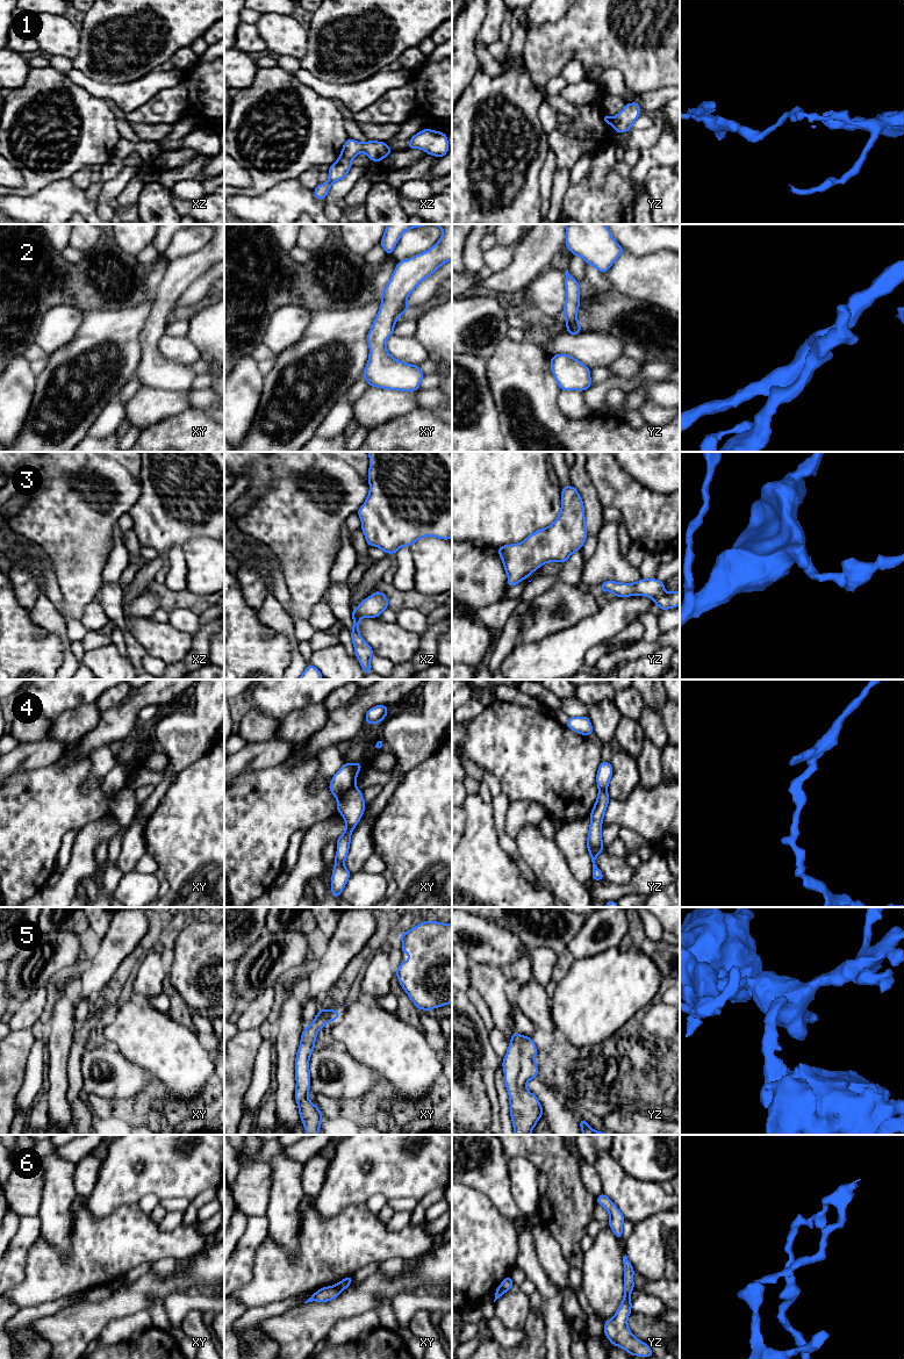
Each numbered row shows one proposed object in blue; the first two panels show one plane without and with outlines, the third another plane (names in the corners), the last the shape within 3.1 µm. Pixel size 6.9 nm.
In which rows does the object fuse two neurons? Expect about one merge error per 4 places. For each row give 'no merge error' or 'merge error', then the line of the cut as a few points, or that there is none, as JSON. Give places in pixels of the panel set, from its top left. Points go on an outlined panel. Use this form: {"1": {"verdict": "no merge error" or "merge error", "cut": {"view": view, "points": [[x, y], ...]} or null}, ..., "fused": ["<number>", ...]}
{"1": {"verdict": "merge error", "cut": {"view": "xz", "points": [[341, 155], [351, 160]]}}, "2": {"verdict": "no merge error", "cut": null}, "3": {"verdict": "no merge error", "cut": null}, "4": {"verdict": "merge error", "cut": {"view": "xy", "points": [[354, 784], [337, 798]]}}, "5": {"verdict": "no merge error", "cut": null}, "6": {"verdict": "merge error", "cut": {"view": "yz", "points": [[499, 1287], [506, 1291]]}}, "fused": ["1", "4", "6"]}

